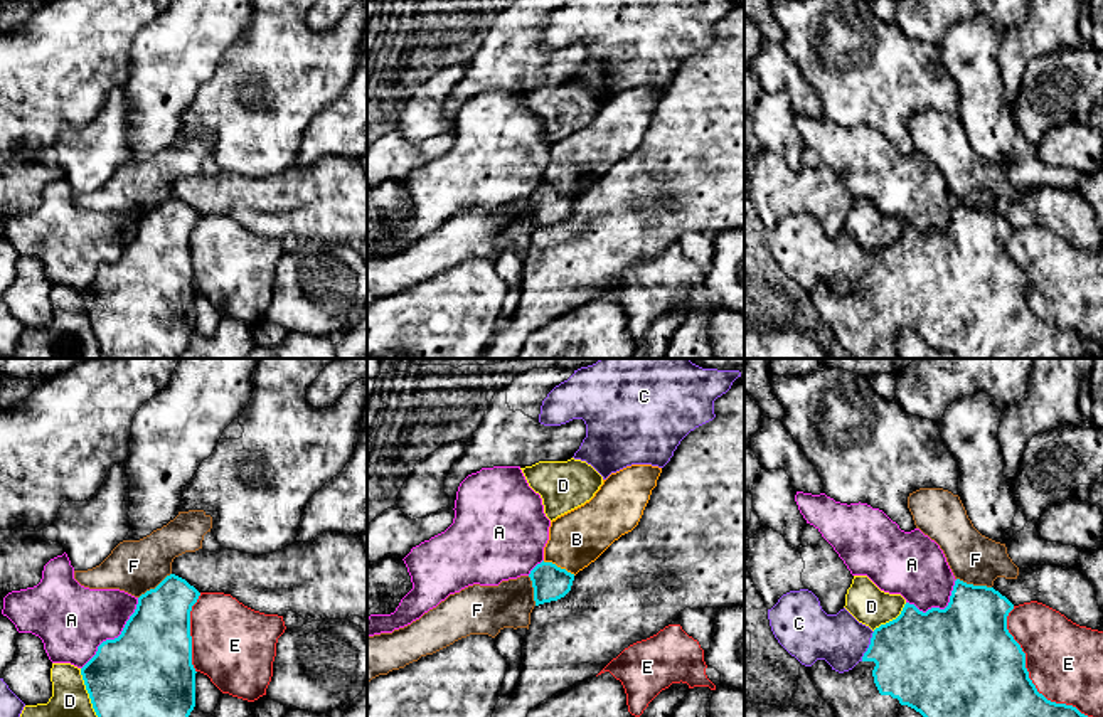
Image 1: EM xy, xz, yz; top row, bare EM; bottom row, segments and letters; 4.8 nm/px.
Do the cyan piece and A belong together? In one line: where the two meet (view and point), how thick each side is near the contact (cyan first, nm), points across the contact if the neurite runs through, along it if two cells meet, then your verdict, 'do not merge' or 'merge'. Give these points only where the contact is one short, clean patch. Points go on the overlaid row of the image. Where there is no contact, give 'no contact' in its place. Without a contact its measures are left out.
contact xy (115, 638); calibres 440 and 340 nm; do not merge

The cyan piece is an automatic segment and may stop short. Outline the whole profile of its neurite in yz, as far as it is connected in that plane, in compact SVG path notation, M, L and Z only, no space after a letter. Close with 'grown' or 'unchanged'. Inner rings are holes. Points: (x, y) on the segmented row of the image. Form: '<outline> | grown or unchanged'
M1032 566L1019 569L1015 579L997 577L992 587L955 581L945 609L926 613L906 603L901 614L874 629L862 661L874 661L874 683L881 695L898 698L923 717L1088 717L1076 707L1056 704L1037 692L1026 668L1026 653L1007 629L1009 613L1024 603L1042 603L1079 626L1103 631L1103 611L1098 606L1093 584L1078 569L1059 566Z | grown

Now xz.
M738 377L731 389L714 401L716 417L694 431L690 431L674 451L670 461L662 468L657 486L652 490L650 500L643 510L638 525L615 540L594 562L579 571L576 576L552 562L537 564L529 577L534 587L536 606L530 613L530 624L524 636L520 677L515 690L502 695L492 717L527 717L529 710L541 702L551 698L557 692L573 687L578 682L596 677L613 658L616 658L630 645L647 640L677 619L685 609L704 608L733 608L744 606L744 377Z | grown

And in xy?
M323 532L310 542L295 542L273 554L253 555L221 549L199 549L173 559L172 574L155 589L138 598L135 613L121 635L98 646L96 655L81 668L81 675L98 717L189 717L195 707L195 668L192 665L190 611L202 592L224 592L244 606L283 616L296 613L306 623L349 619L359 616L367 621L367 545L360 535Z | grown

